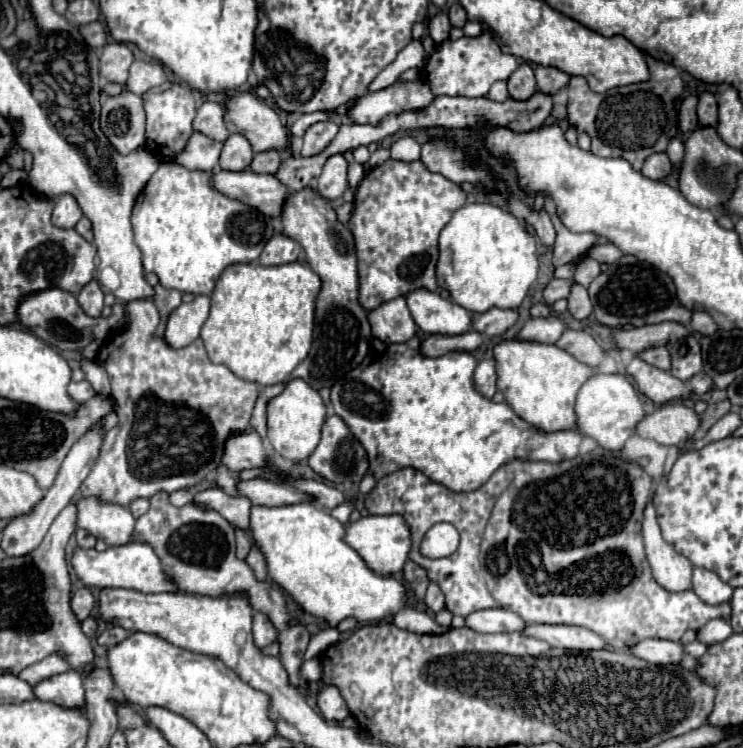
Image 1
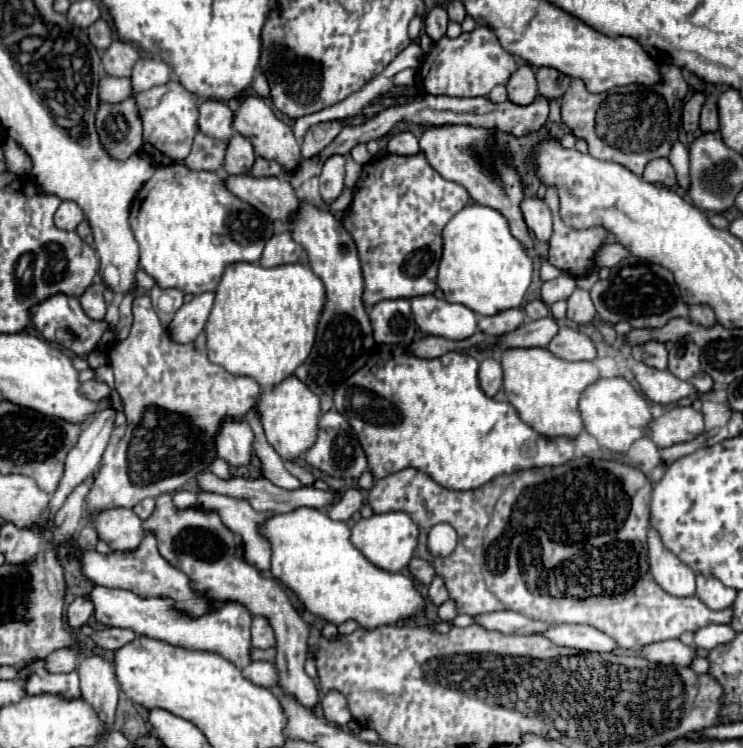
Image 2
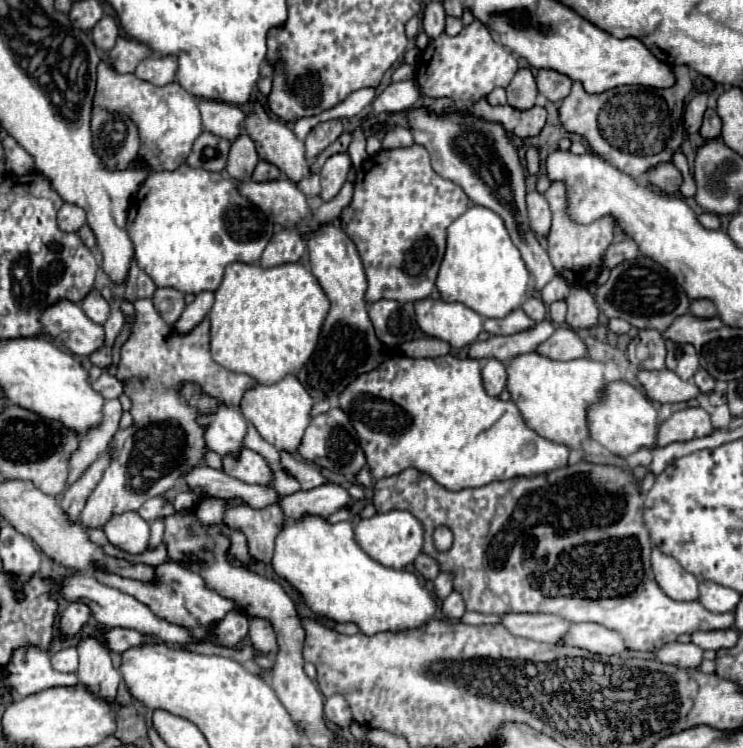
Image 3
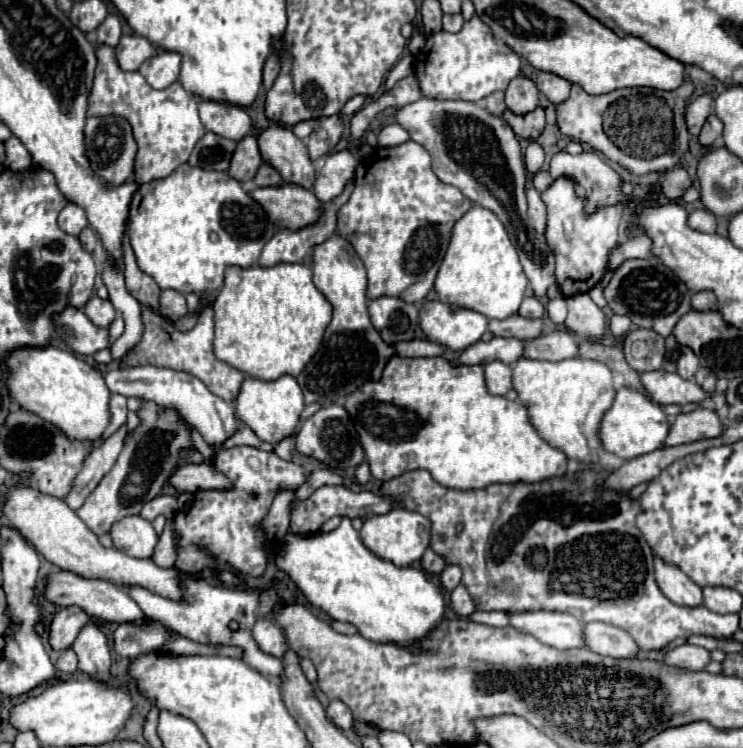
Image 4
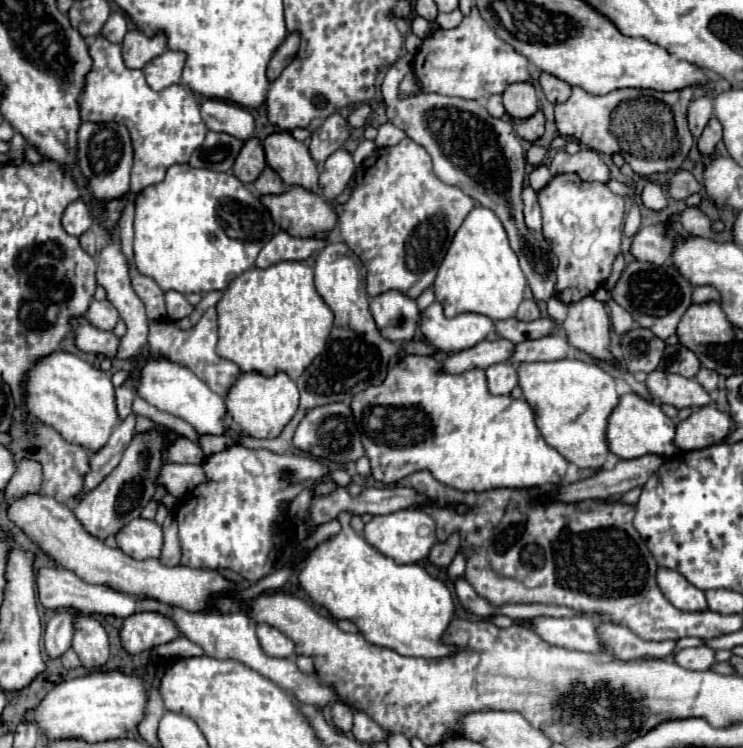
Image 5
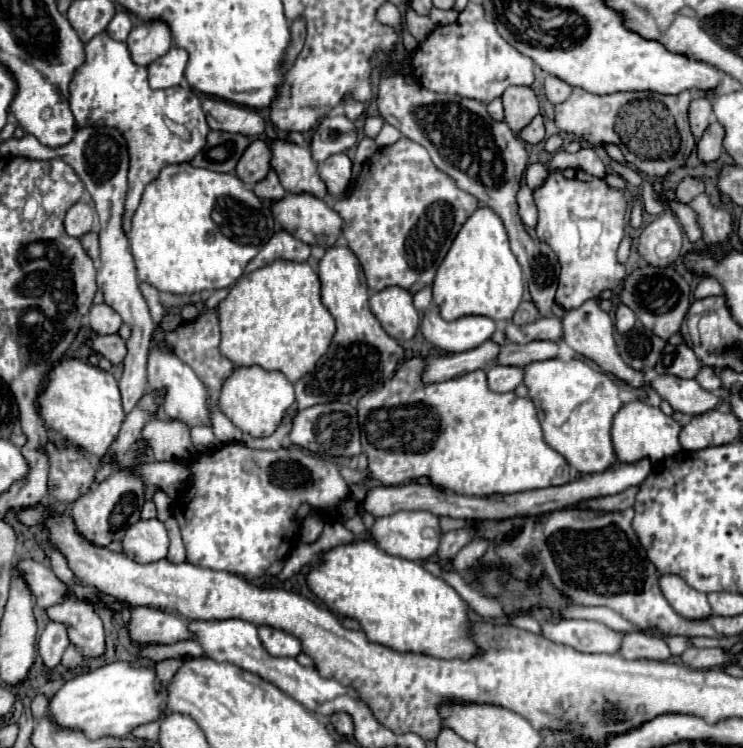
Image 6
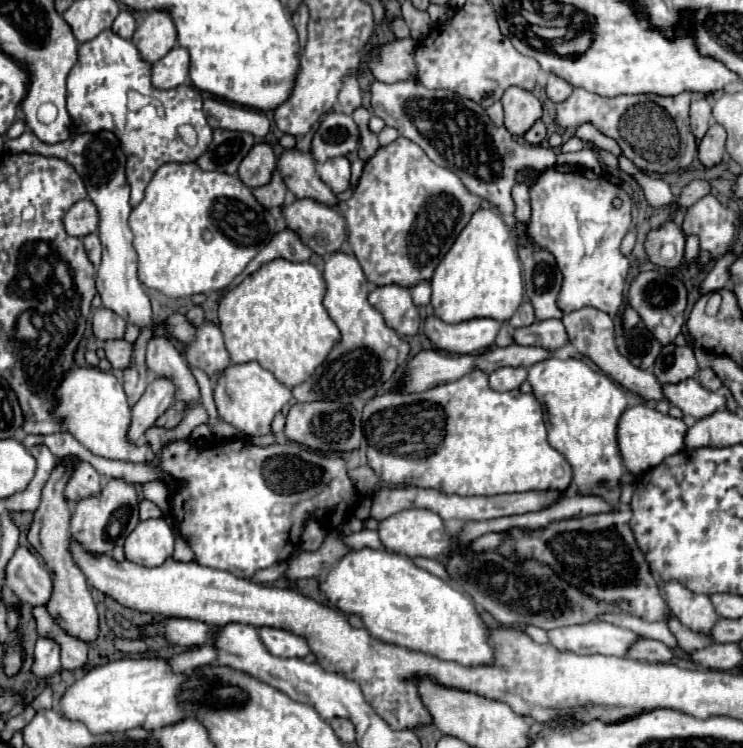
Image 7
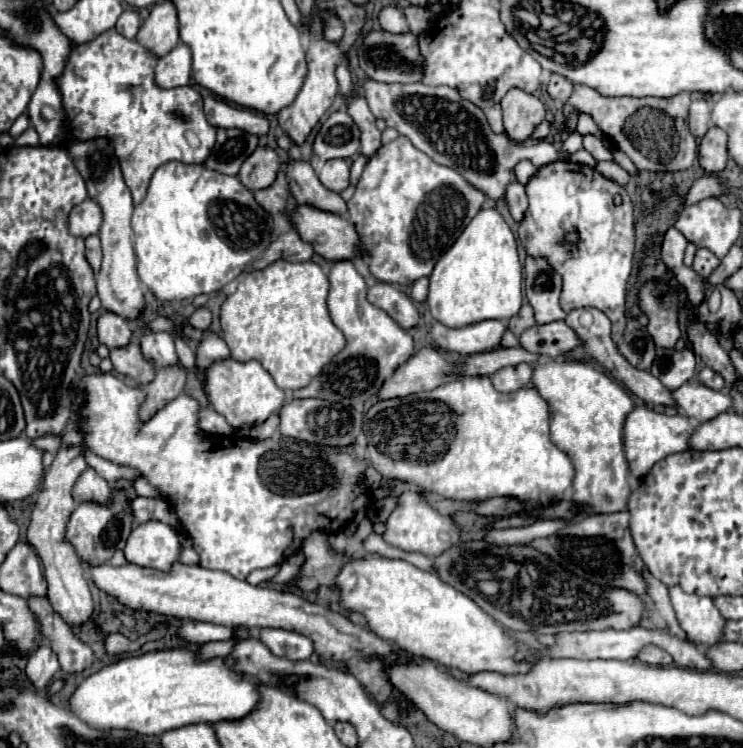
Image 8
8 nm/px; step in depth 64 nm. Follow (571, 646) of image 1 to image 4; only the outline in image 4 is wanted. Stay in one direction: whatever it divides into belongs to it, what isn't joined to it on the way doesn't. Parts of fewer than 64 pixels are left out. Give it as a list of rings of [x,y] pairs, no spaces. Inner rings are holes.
[[[604,622],[584,624],[582,640],[588,650],[612,658],[634,658],[640,650],[628,632]]]

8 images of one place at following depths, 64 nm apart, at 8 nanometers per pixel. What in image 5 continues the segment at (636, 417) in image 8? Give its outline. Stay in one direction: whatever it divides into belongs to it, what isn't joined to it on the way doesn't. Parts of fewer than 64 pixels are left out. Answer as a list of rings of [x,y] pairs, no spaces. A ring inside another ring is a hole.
[[[636,394],[620,396],[616,408],[612,410],[612,414],[608,418],[608,426],[606,426],[608,450],[624,460],[640,458],[646,454],[672,456],[676,452],[676,446],[672,442],[674,434],[676,434],[676,424],[660,410],[660,406],[656,406]]]

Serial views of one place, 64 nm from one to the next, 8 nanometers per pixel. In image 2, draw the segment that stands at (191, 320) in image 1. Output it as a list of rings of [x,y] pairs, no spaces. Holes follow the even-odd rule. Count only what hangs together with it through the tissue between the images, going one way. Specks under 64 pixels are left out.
[[[204,292],[200,296],[194,296],[192,302],[184,304],[172,318],[168,332],[170,338],[178,344],[188,344],[192,342],[206,326],[208,314],[212,310],[214,304],[214,294],[212,292]]]

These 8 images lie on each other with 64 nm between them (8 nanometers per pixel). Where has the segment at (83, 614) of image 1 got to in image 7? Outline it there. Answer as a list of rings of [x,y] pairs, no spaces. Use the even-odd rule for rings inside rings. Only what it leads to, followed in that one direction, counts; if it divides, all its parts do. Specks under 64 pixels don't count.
[[[40,636],[34,650],[32,672],[36,676],[50,676],[60,670],[60,646],[50,636]]]

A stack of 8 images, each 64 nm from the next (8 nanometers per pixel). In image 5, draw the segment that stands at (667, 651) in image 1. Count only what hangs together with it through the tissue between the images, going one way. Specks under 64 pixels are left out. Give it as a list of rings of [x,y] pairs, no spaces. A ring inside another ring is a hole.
[[[700,646],[700,648],[684,648],[684,650],[676,652],[674,662],[688,670],[708,670],[716,660],[714,660],[712,648]]]

